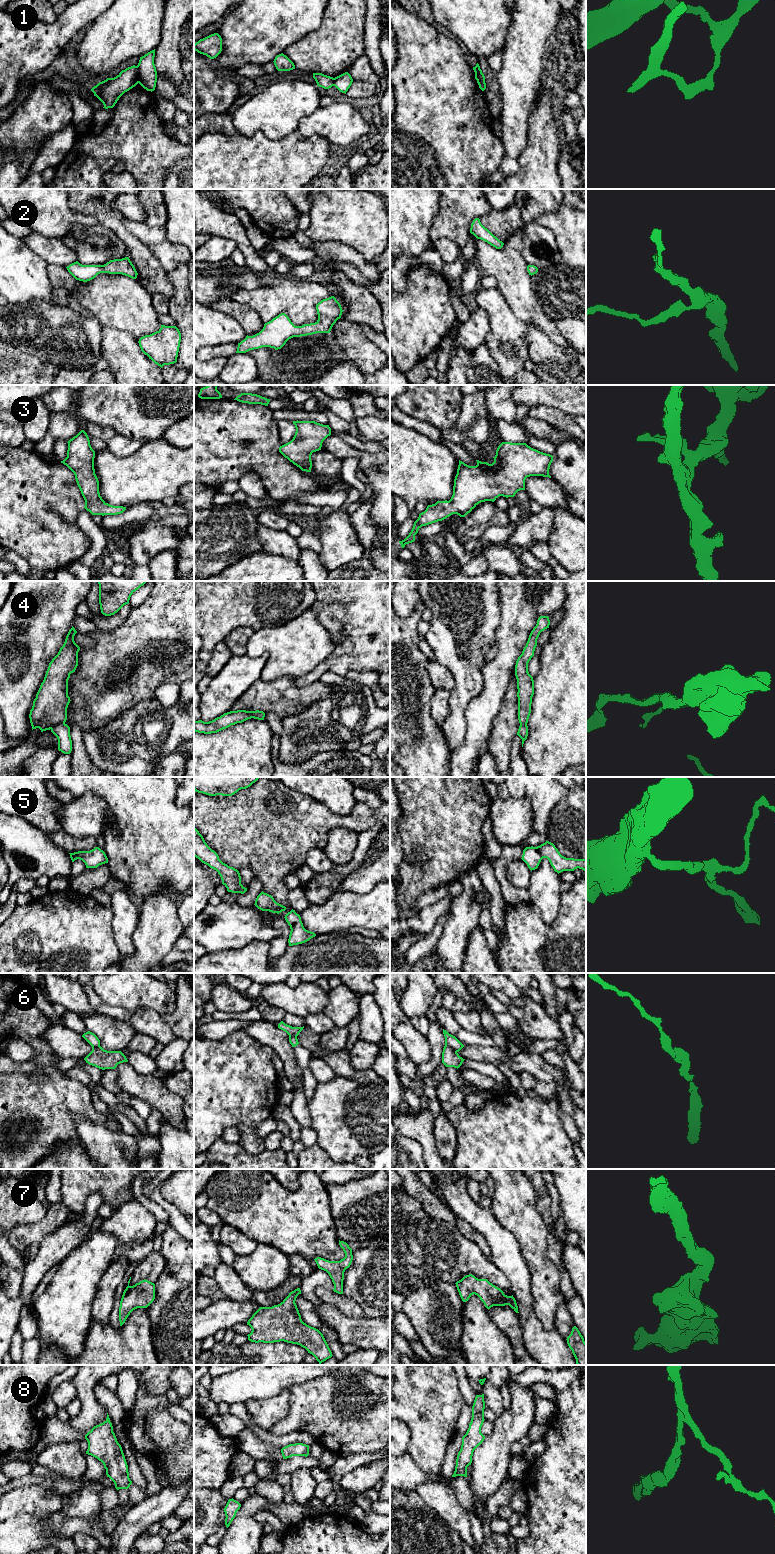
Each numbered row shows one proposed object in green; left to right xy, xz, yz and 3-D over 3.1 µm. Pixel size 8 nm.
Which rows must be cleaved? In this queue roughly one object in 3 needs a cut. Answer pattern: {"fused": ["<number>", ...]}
{"fused": ["1", "4", "6"]}

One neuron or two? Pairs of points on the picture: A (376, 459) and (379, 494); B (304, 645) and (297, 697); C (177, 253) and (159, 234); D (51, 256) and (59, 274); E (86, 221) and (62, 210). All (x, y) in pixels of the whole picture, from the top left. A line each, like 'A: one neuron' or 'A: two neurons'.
A: two neurons
B: two neurons
C: one neuron
D: two neurons
E: one neuron

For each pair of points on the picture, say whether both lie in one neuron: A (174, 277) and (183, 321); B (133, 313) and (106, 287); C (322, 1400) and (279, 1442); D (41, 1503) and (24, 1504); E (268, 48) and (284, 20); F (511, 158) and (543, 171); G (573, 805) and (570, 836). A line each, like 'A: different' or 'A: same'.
A: same
B: same
C: different
D: same
E: same
F: different
G: same

